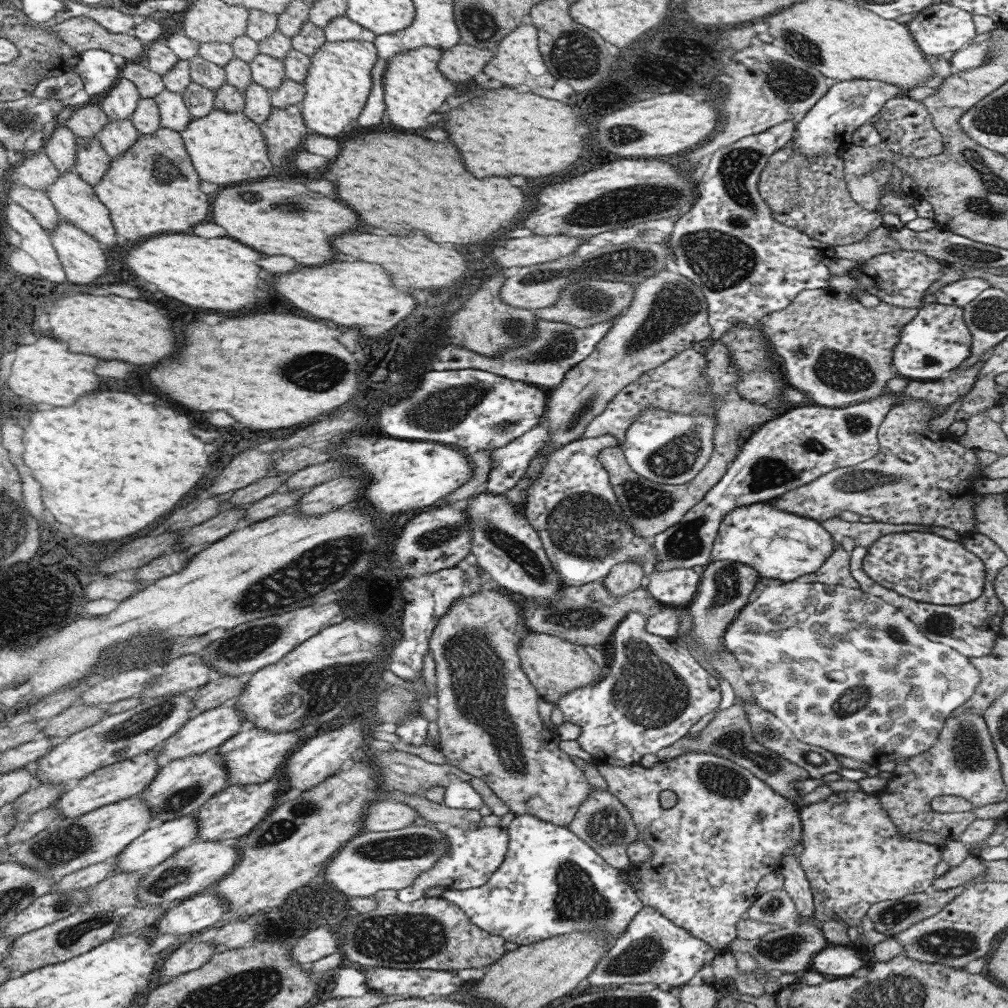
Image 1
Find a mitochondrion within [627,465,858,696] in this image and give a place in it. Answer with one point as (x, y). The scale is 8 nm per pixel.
(686, 542)

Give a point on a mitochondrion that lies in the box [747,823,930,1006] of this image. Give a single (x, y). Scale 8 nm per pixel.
(782, 947)

